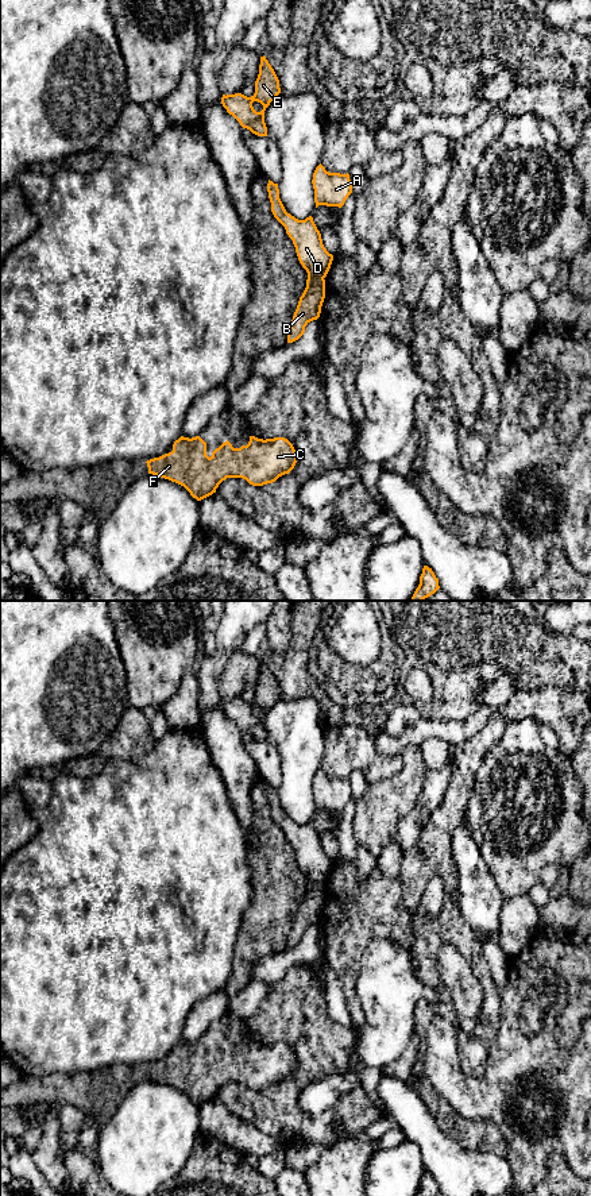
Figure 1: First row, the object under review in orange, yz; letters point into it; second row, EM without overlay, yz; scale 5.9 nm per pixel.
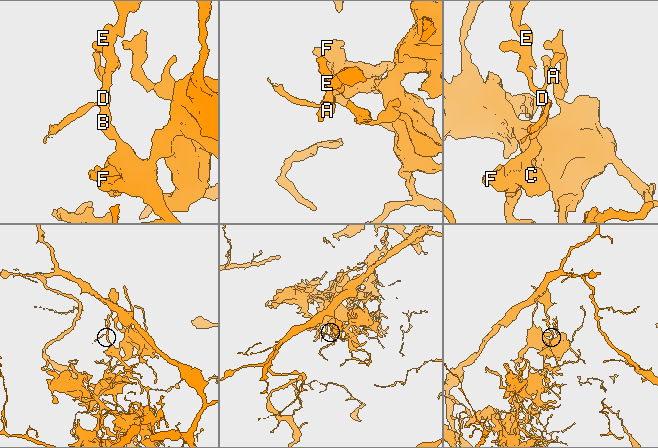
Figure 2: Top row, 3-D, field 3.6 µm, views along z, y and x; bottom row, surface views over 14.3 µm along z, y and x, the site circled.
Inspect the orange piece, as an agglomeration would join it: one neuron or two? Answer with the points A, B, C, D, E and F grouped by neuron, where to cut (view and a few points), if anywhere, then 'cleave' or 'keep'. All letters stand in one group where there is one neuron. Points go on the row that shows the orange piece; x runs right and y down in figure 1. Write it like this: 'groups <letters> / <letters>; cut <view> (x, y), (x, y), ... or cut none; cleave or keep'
groups A D E / B C F; cut yz (308, 276), (323, 278); cleave

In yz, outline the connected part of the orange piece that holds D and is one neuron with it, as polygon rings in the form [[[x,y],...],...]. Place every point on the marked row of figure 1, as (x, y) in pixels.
[[[269,180],[267,184],[271,212],[274,217],[285,227],[286,234],[293,240],[300,263],[306,270],[308,277],[325,278],[333,255],[322,244],[321,234],[317,229],[313,217],[298,220],[286,212],[281,198],[278,184]]]

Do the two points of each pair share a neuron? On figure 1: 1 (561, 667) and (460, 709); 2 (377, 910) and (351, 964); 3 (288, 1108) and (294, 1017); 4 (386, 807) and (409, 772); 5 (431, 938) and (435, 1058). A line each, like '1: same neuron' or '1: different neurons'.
1: same neuron
2: same neuron
3: same neuron
4: same neuron
5: different neurons

